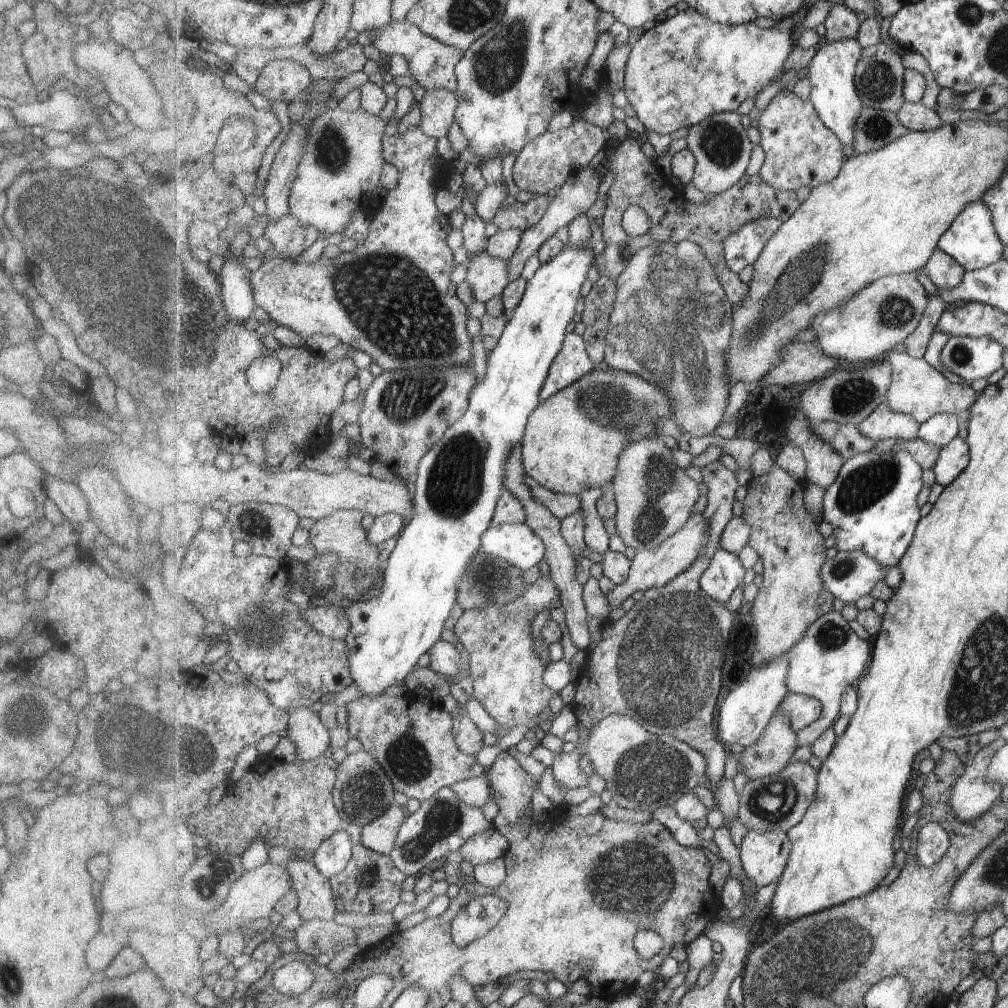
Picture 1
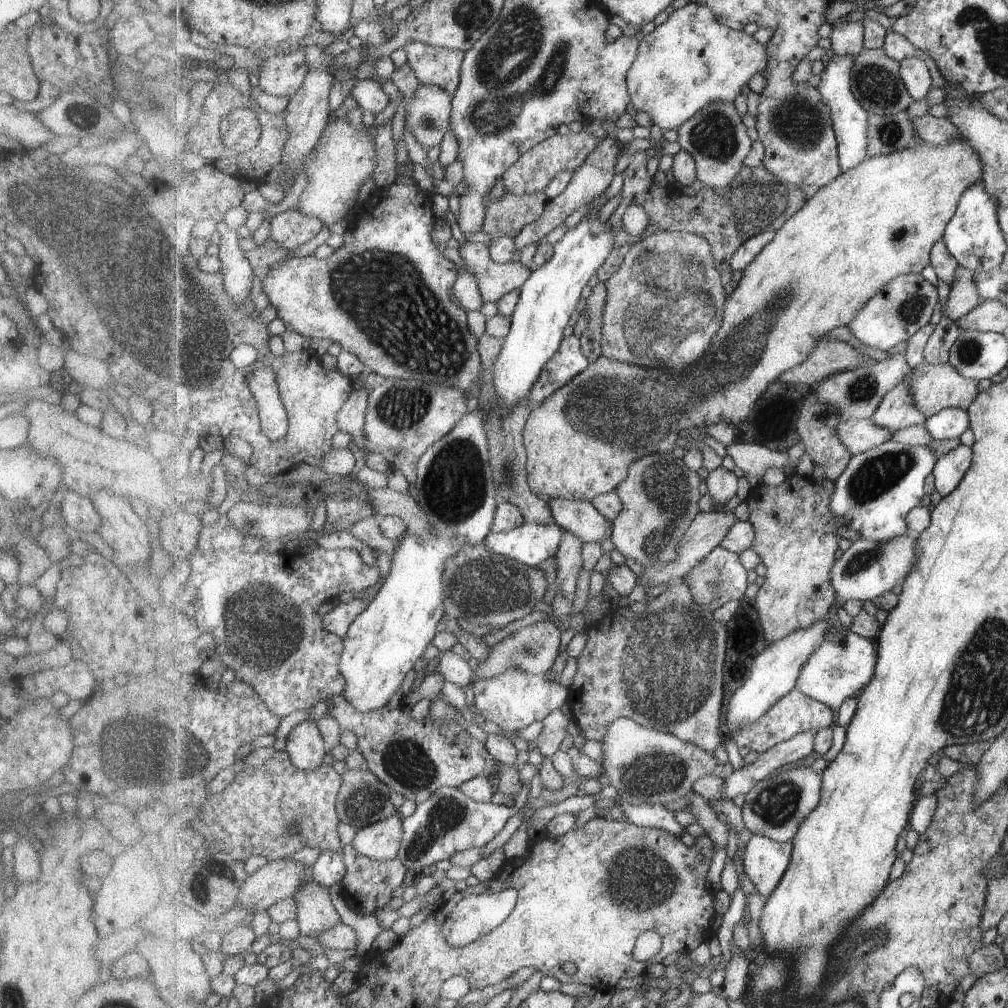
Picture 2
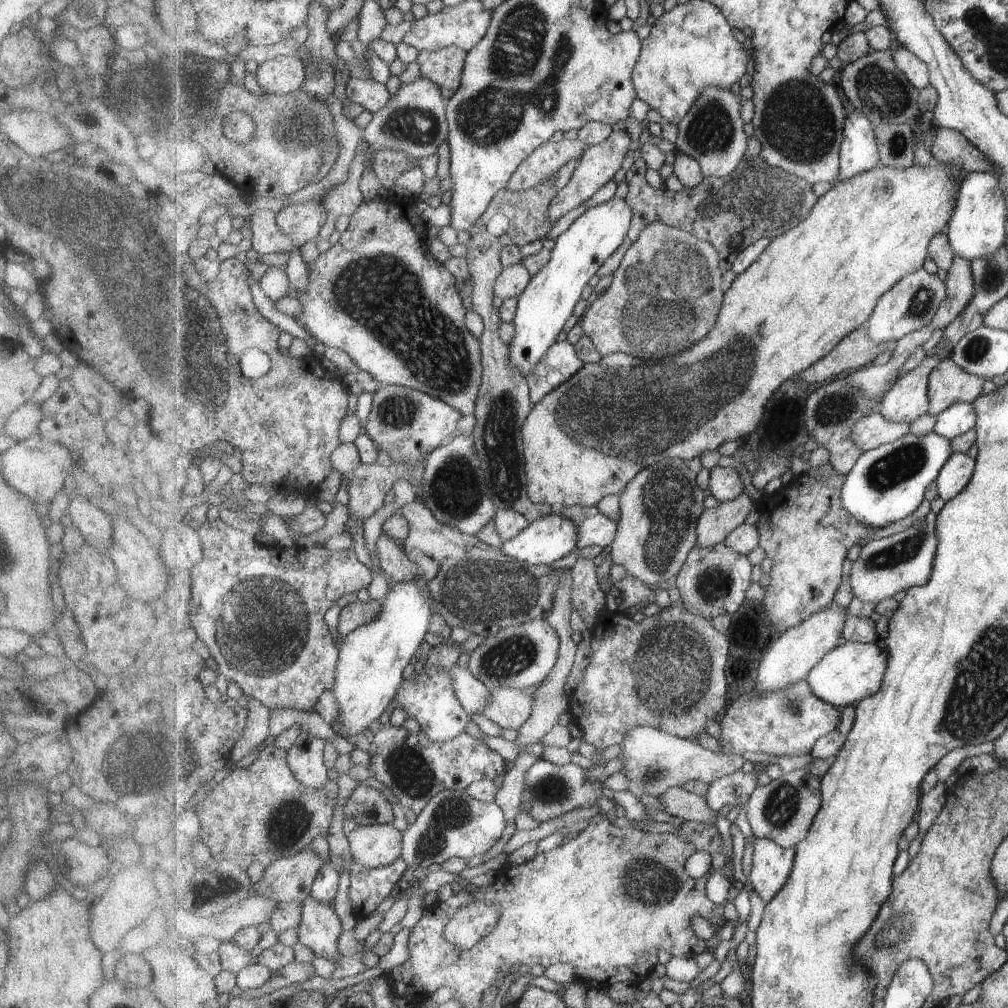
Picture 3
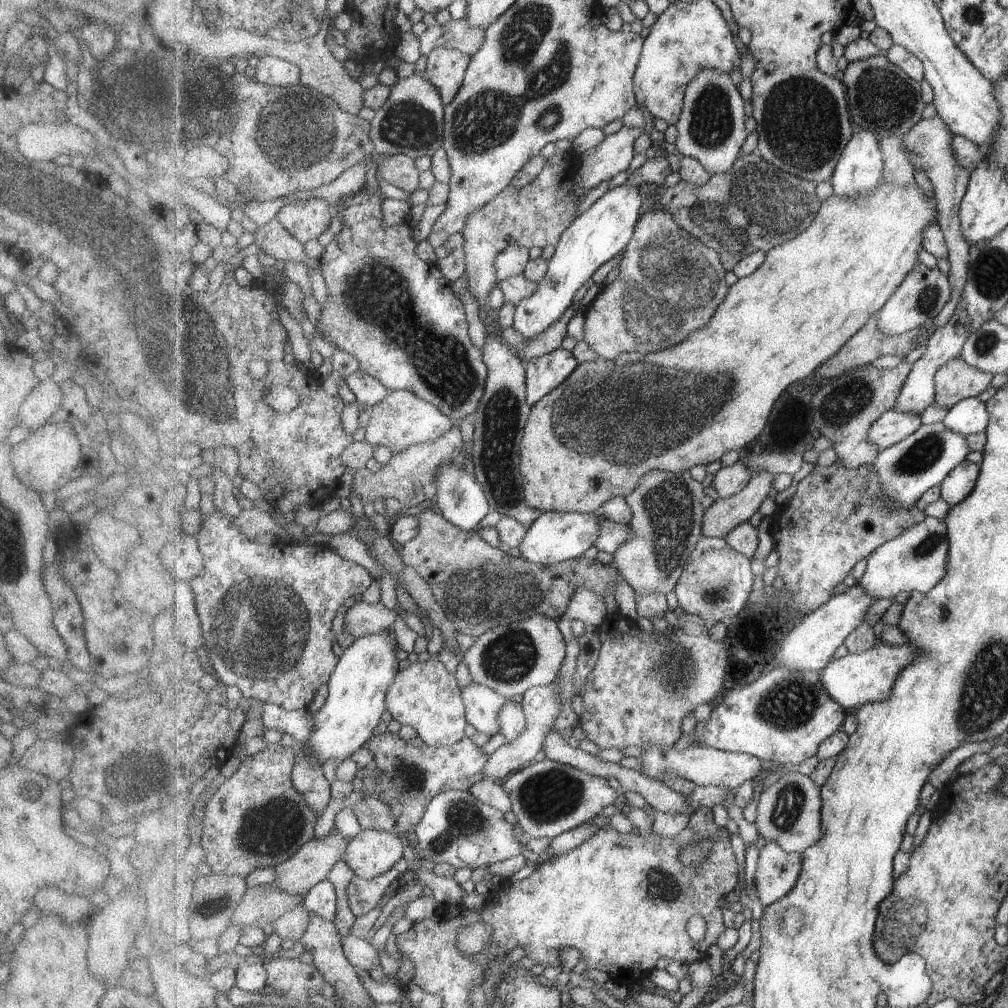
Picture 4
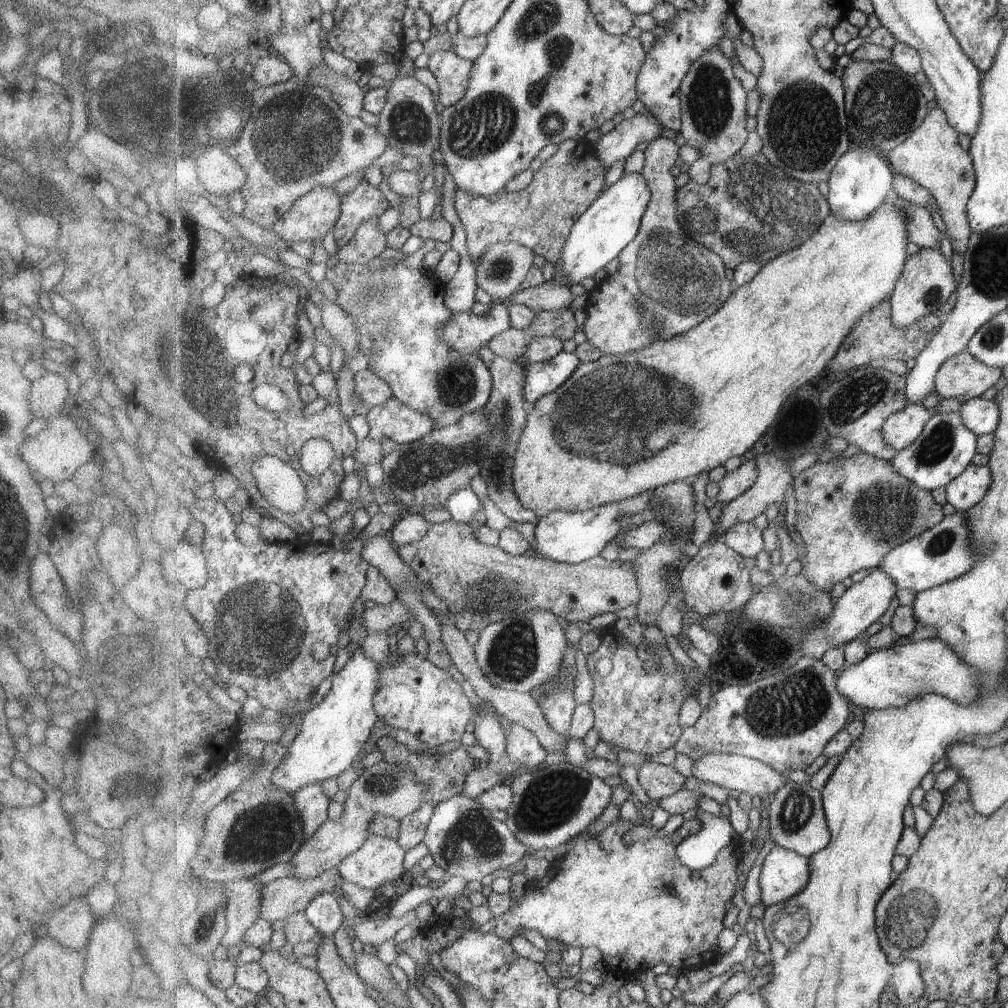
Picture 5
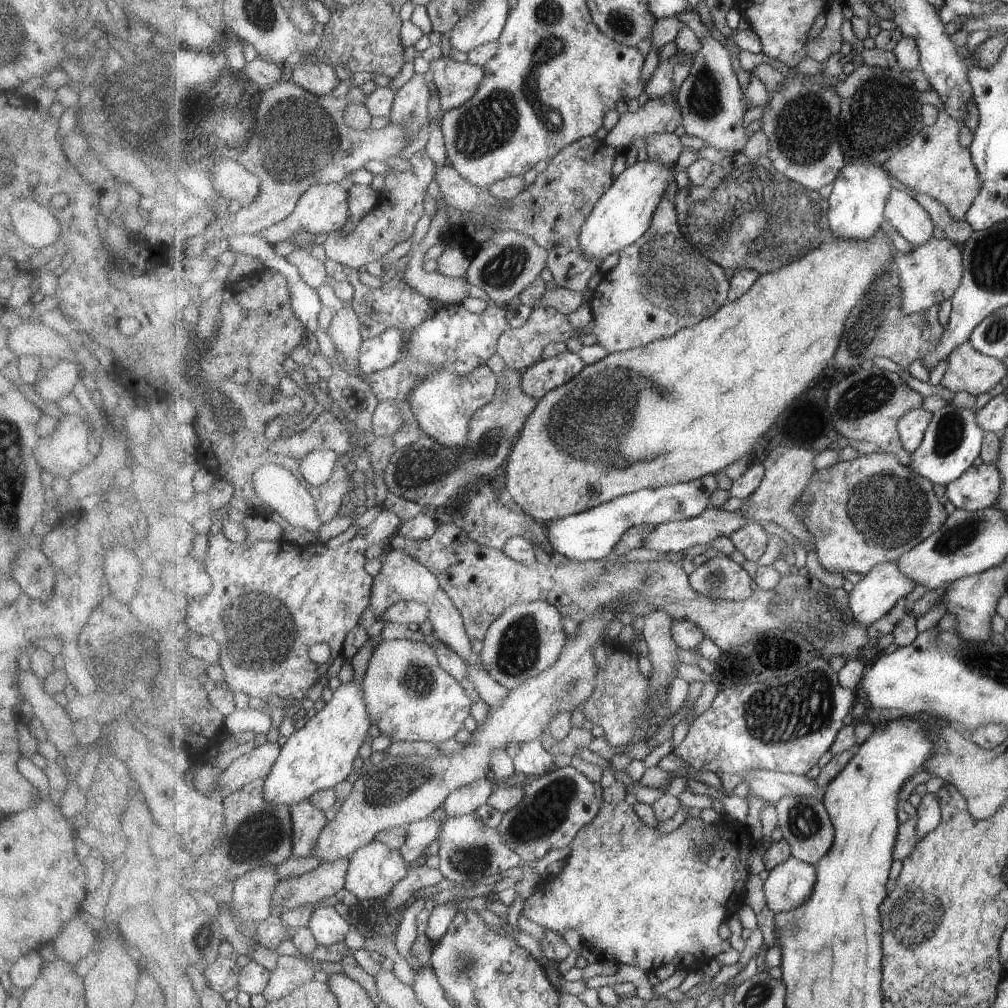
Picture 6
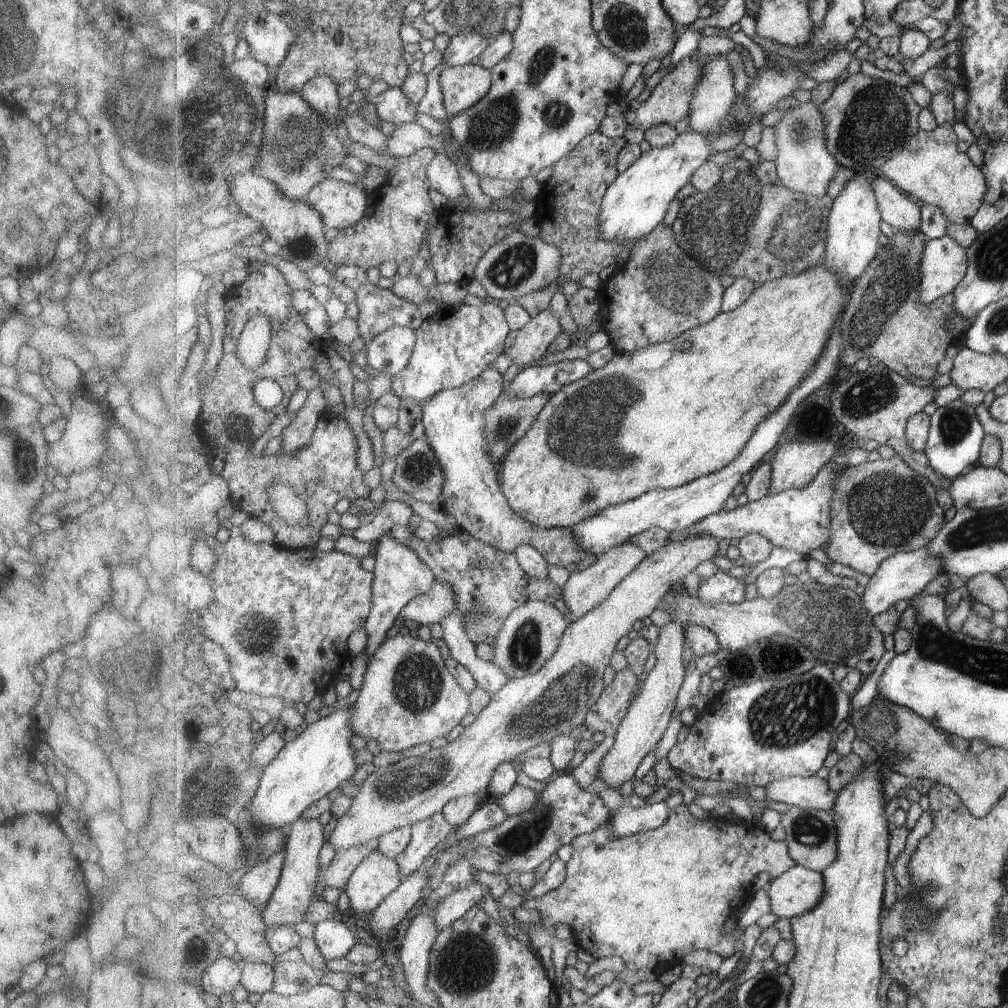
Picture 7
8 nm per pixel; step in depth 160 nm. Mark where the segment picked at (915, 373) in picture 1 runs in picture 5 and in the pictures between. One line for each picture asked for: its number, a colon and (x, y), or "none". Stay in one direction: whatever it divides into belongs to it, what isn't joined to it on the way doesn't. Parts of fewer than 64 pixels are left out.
2: (935, 388)
3: (949, 383)
4: (956, 380)
5: (964, 376)

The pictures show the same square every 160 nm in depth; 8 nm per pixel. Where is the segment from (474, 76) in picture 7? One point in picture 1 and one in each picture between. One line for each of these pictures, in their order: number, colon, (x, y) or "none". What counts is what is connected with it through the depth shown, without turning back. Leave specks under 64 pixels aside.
1: (433, 64)
2: (440, 66)
3: (445, 67)
4: (446, 68)
5: (453, 73)
6: (456, 83)

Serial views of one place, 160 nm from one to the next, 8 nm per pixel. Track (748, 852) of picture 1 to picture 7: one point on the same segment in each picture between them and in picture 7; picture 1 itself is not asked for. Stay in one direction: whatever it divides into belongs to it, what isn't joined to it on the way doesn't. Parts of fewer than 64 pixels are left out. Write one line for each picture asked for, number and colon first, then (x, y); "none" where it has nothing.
2: (766, 861)
3: (772, 866)
4: (777, 873)
5: (785, 874)
6: (790, 885)
7: (797, 892)

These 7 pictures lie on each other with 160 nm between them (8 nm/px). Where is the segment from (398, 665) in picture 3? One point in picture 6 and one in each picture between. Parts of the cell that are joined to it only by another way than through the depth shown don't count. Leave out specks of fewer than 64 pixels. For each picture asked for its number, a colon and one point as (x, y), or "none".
4: (358, 688)
5: (333, 733)
6: (321, 755)

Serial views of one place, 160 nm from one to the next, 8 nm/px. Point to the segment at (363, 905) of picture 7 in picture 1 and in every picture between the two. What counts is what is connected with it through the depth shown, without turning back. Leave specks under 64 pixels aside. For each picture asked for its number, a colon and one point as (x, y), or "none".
1: (380, 835)
2: (382, 841)
3: (374, 846)
4: (372, 852)
5: (380, 860)
6: (374, 870)

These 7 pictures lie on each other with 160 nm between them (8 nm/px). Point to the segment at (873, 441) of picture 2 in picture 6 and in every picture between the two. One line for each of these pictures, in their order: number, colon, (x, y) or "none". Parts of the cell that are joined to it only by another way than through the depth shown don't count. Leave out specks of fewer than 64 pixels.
3: (873, 431)
4: (894, 426)
5: (901, 429)
6: (913, 426)

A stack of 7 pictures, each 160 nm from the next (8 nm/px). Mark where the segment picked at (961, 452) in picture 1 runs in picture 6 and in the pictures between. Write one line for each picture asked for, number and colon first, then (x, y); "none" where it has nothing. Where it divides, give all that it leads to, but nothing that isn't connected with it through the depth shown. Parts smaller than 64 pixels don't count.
2: (950, 470)
3: (955, 476)
4: (959, 484)
5: (968, 489)
6: (979, 488)

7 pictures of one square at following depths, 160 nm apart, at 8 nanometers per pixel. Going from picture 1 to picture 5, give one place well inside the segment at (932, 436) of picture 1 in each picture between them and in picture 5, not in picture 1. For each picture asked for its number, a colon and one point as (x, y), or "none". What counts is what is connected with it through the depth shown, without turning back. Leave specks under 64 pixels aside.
2: (950, 423)
3: (959, 418)
4: (971, 416)
5: (982, 416)

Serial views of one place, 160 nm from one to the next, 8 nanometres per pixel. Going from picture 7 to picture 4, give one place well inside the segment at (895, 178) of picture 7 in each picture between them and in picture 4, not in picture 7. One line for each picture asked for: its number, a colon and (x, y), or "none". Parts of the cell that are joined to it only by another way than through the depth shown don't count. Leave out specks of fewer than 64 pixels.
4: (929, 143)
5: (933, 156)
6: (936, 164)

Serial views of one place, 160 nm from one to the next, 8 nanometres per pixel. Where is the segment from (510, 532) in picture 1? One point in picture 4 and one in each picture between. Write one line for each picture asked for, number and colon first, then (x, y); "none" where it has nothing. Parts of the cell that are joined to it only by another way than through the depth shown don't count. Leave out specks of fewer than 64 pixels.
2: (531, 543)
3: (553, 537)
4: (556, 536)

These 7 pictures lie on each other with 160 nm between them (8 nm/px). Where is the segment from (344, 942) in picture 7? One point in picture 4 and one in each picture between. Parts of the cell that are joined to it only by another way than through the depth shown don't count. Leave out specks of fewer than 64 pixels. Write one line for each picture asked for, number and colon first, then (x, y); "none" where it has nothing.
4: (322, 900)
5: (324, 913)
6: (328, 926)

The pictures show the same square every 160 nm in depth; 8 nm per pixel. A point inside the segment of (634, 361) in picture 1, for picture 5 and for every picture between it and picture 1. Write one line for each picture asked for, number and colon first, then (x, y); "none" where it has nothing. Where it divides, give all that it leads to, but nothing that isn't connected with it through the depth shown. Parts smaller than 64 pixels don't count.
2: (668, 294)
3: (667, 294)
4: (670, 284)
5: (667, 284)

